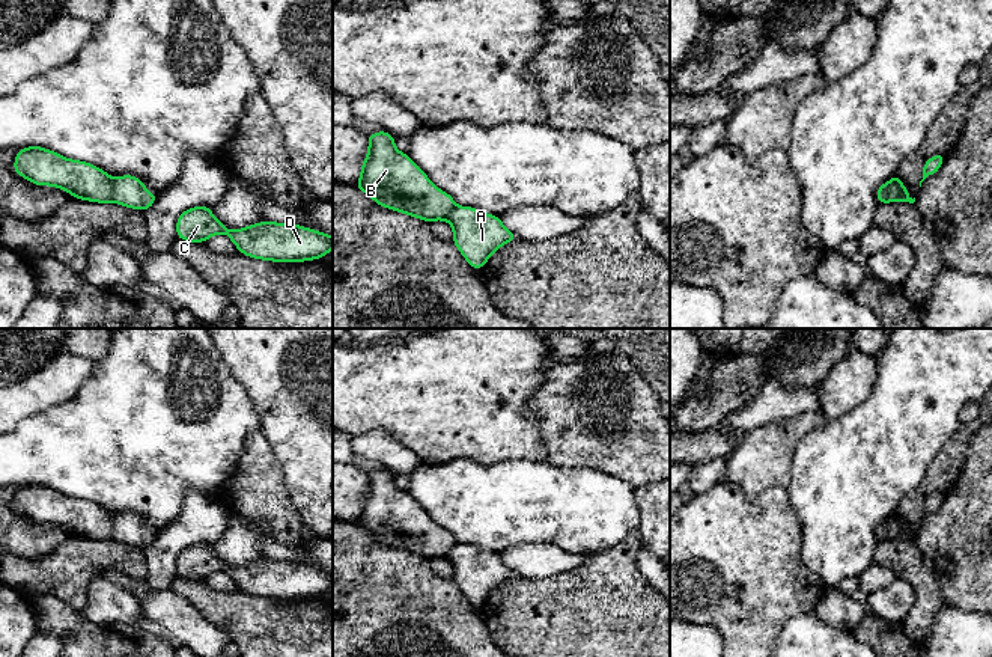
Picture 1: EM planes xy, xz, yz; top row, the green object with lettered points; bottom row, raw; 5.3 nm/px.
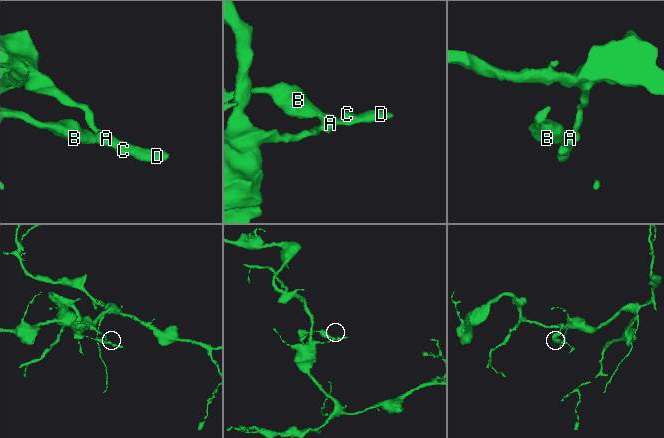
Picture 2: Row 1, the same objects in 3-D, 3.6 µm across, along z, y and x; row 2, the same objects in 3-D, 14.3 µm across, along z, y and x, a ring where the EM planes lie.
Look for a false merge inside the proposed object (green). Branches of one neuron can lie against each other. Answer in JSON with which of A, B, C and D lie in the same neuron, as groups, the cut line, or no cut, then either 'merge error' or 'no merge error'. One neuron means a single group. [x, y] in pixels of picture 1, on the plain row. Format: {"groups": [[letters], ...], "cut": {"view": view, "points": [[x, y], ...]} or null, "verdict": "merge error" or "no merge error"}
{"groups": [["A", "C", "D"], ["B"]], "cut": {"view": "xy", "points": [[112, 516], [113, 538]]}, "verdict": "merge error"}

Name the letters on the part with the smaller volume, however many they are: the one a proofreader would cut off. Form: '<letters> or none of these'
B

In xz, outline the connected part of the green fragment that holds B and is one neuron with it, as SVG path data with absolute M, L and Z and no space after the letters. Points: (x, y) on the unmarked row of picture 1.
M387 469L367 473L369 490L355 524L384 545L420 558L447 558L456 541L440 527L424 509L394 485L394 475Z

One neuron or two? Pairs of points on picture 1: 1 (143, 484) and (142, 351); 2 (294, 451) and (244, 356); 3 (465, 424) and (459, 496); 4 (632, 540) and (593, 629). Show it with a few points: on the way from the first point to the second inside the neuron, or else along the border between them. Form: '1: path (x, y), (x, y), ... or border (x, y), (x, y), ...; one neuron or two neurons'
1: path (143, 451), (145, 385); one neuron
2: path (294, 427), (294, 406), (268, 380); one neuron
3: border (497, 463), (449, 458), (428, 464); two neurons
4: path (619, 562), (611, 577), (607, 606); one neuron

